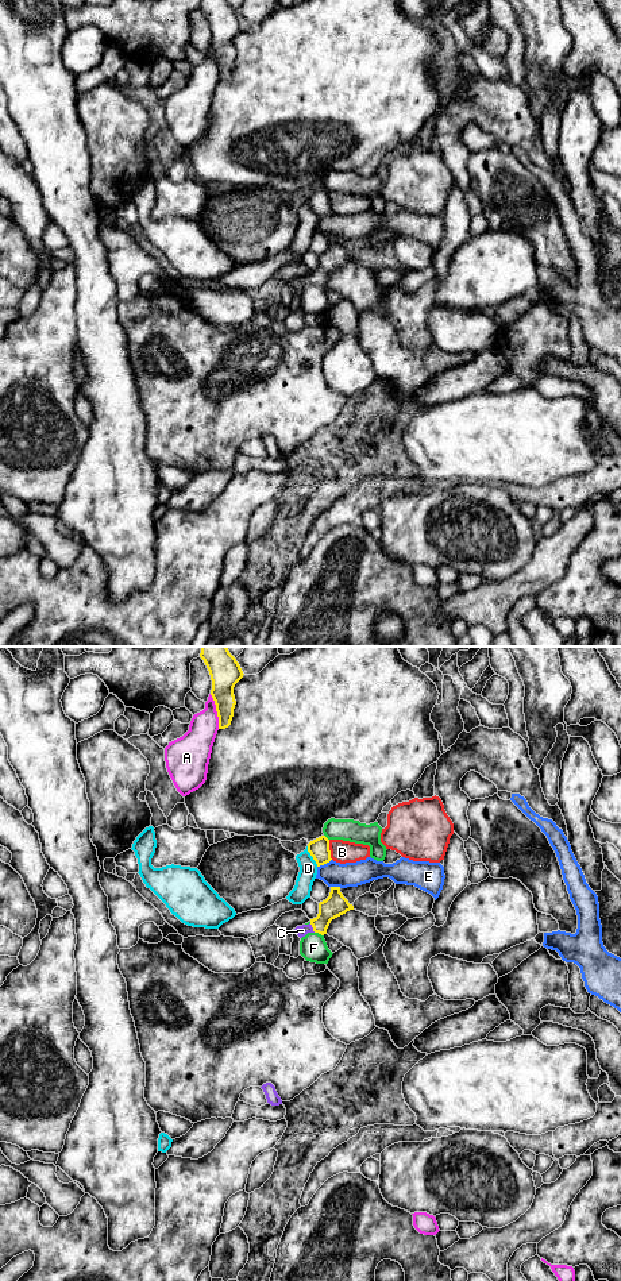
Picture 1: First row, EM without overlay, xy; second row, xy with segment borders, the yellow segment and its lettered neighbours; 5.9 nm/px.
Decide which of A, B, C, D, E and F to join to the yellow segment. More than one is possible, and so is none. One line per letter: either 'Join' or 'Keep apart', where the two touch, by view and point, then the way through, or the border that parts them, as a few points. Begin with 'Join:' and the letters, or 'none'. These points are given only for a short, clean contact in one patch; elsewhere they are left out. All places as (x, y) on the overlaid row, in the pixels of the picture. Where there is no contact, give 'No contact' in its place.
Join: C
A: Keep apart. Touches yellow at xy (216, 710)
B: Keep apart. Touches yellow at xy (328, 849)
C: Join. Touches yellow at xy (312, 926). Path across: xy (335, 905), (312, 926), (303, 930)
D: Keep apart. Touches yellow at xy (311, 855)
E: Keep apart. Touches yellow at xy (324, 863)
F: Keep apart. Touches yellow at xy (319, 933)

